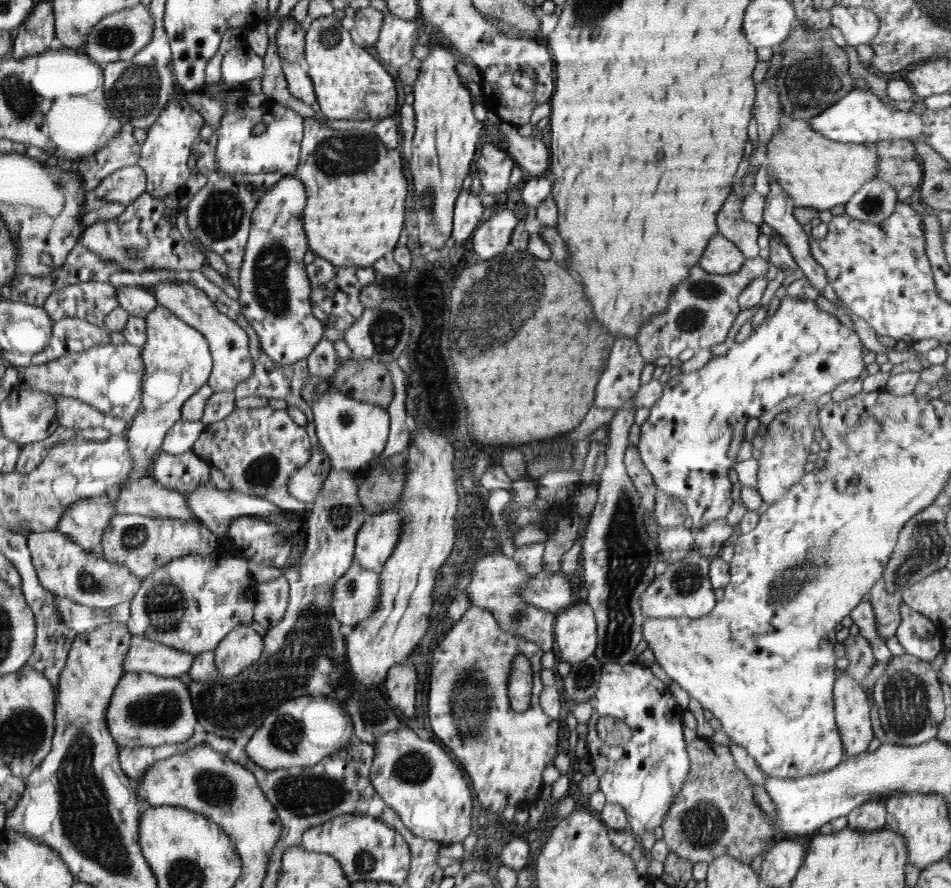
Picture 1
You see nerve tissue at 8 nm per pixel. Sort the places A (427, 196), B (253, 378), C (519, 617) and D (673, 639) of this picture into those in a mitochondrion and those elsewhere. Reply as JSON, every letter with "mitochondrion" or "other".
{"A":"mitochondrion","B":"other","C":"mitochondrion","D":"other"}

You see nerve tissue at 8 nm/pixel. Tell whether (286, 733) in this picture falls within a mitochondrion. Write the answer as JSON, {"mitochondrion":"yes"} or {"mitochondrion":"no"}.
{"mitochondrion":"yes"}

